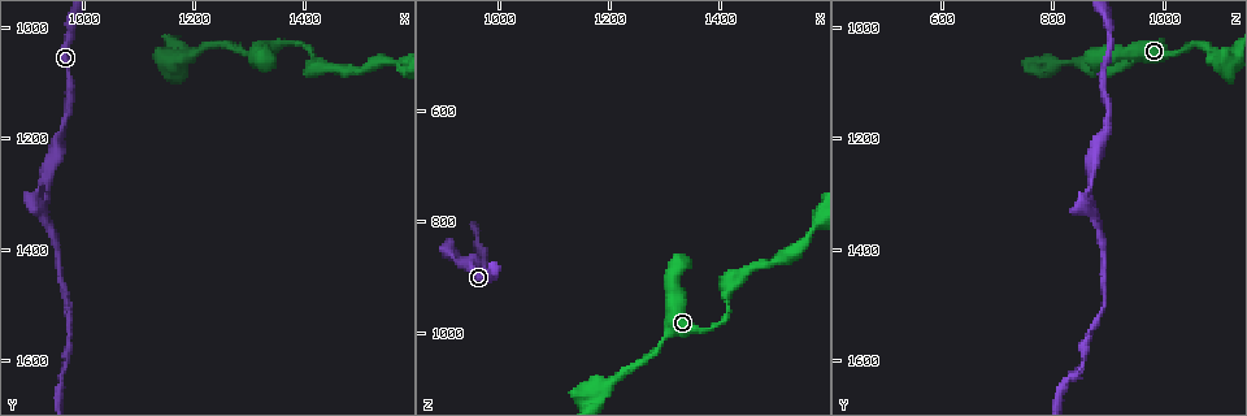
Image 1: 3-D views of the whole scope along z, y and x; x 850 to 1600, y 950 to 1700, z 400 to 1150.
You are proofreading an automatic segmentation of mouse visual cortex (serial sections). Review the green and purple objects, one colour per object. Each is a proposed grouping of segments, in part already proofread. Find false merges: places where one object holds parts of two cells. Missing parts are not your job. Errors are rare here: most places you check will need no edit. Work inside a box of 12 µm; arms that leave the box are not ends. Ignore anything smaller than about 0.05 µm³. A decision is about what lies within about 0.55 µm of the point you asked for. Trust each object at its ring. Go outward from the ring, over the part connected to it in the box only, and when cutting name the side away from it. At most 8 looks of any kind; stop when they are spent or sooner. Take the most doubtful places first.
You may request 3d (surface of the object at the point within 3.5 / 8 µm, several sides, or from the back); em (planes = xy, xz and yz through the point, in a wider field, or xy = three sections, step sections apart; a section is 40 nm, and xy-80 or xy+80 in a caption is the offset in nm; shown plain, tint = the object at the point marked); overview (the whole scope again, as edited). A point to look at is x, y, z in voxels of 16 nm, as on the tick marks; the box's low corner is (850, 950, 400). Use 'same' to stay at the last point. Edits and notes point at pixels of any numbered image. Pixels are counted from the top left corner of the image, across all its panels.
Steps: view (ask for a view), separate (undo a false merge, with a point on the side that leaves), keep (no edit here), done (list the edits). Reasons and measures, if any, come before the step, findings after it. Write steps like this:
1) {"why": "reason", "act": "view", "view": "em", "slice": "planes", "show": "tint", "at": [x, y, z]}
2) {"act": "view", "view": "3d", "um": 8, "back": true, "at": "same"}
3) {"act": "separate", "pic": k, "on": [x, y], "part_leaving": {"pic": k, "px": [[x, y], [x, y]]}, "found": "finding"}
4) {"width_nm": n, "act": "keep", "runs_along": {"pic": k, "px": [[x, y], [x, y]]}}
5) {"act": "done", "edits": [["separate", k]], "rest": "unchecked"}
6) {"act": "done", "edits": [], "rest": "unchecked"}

{"why": "narrows sharply", "act": "view", "view": "3d", "um": 3.5, "at": [920, 1310, 860]}

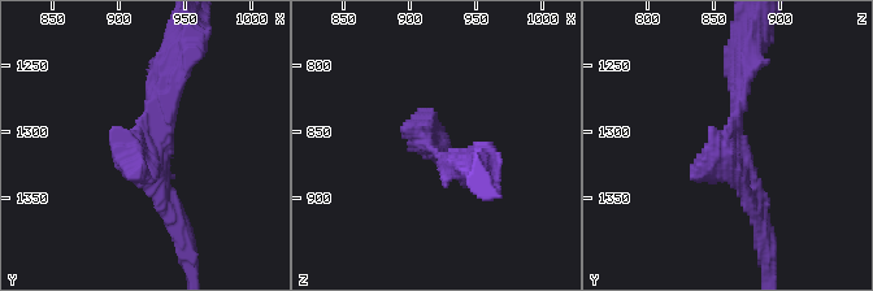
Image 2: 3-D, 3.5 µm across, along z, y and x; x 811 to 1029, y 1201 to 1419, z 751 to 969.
{"act": "view", "view": "em", "slice": "xy", "step": 3, "show": "tint", "at": [928, 1312, 868]}

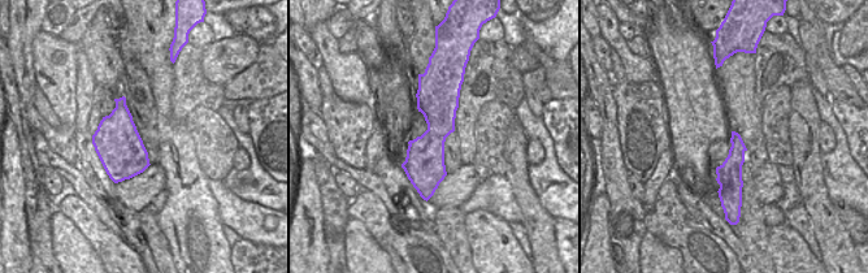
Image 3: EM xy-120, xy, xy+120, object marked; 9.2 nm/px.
{"width_nm": 360, "act": "keep", "runs_along": {"pic": 2, "px": [[746, 64], [732, 163], [759, 218]]}, "found": "continuous, no second cell"}

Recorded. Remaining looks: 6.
{"why": "a fork", "act": "view", "view": "3d", "um": 3.5, "at": [1175, 1060, 1115]}

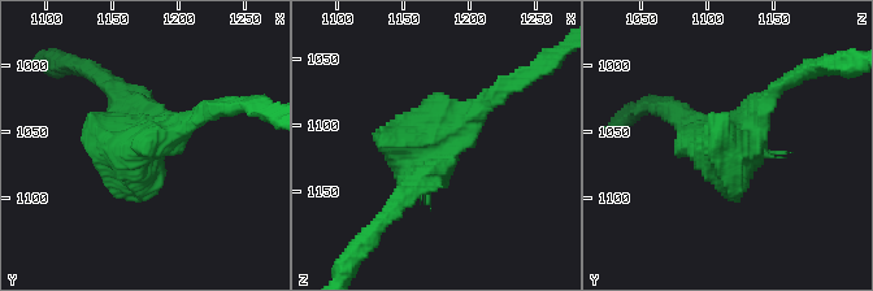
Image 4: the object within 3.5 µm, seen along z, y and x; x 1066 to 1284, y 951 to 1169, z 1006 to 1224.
{"act": "view", "view": "em", "slice": "planes", "show": "plain", "at": [1176, 1058, 1110]}

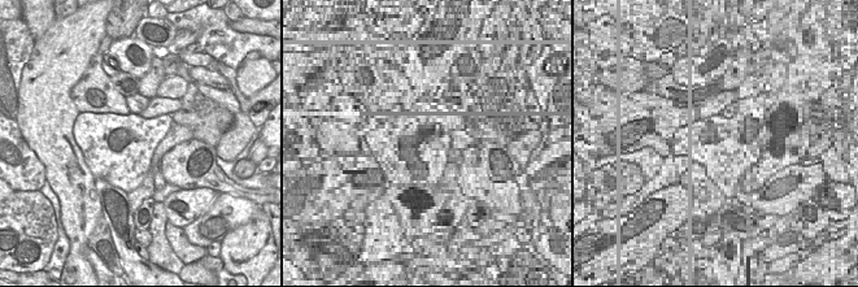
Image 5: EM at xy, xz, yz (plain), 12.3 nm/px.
{"why": "where the object lies", "act": "view", "view": "em", "slice": "planes", "show": "tint", "at": "same"}

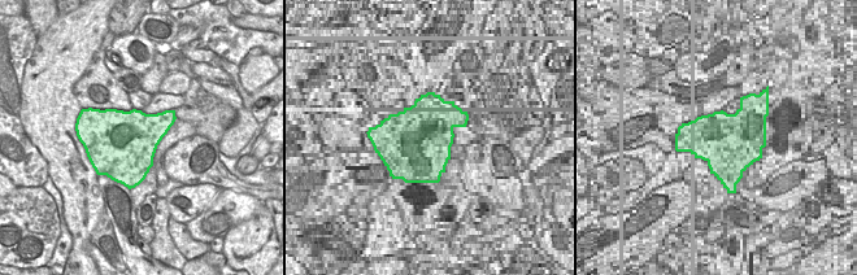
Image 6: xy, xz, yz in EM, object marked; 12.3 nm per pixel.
{"width_nm": 850, "act": "keep", "runs_along": {"pic": 4, "px": [[500, 90], [400, 190]]}, "found": "all the same cell"}

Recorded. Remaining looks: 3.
{"why": "thick turns thin", "act": "view", "view": "3d", "um": 3.5, "at": [1410, 1060, 935]}

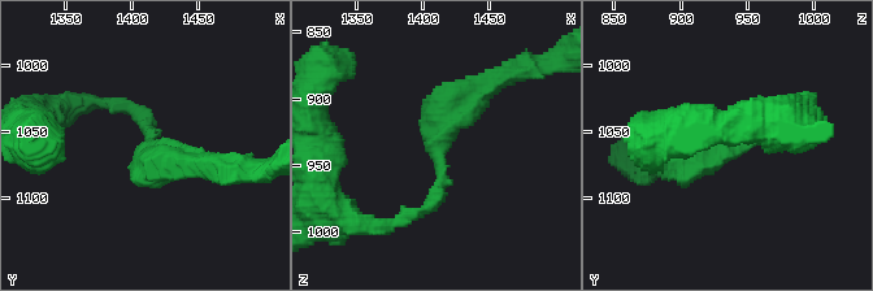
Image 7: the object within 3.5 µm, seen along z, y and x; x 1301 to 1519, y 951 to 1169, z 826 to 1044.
{"arm_widths_nm": [150, 350], "why": "need the tissue", "act": "view", "view": "em", "slice": "xy", "step": 5, "show": "tint", "at": [1412, 1062, 932]}

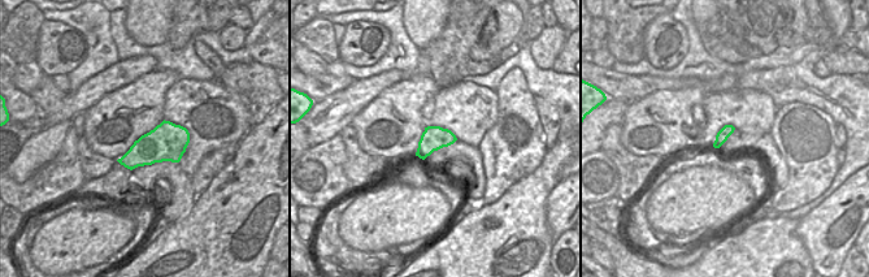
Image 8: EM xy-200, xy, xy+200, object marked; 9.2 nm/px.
{"why": "another direction", "act": "view", "view": "em", "slice": "xy", "step": 1, "show": "tint", "at": "same"}

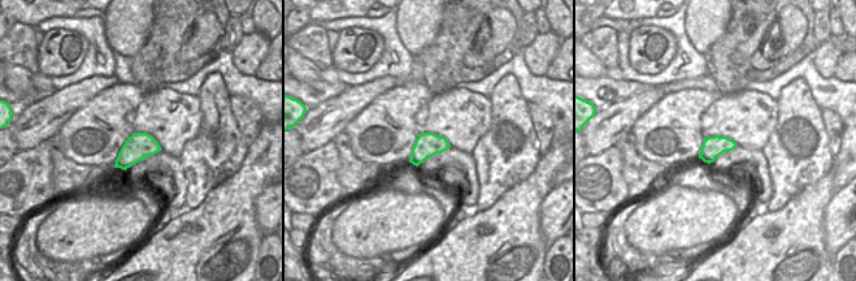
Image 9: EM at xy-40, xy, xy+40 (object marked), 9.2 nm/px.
{"width_nm": 220, "act": "keep", "runs_along": {"pic": 7, "px": [[420, 213], [439, 183], [447, 113], [487, 83]]}, "found": "continuous, no second cell"}

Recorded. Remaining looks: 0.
{"act": "done", "edits": [], "rest": "unchecked"}

